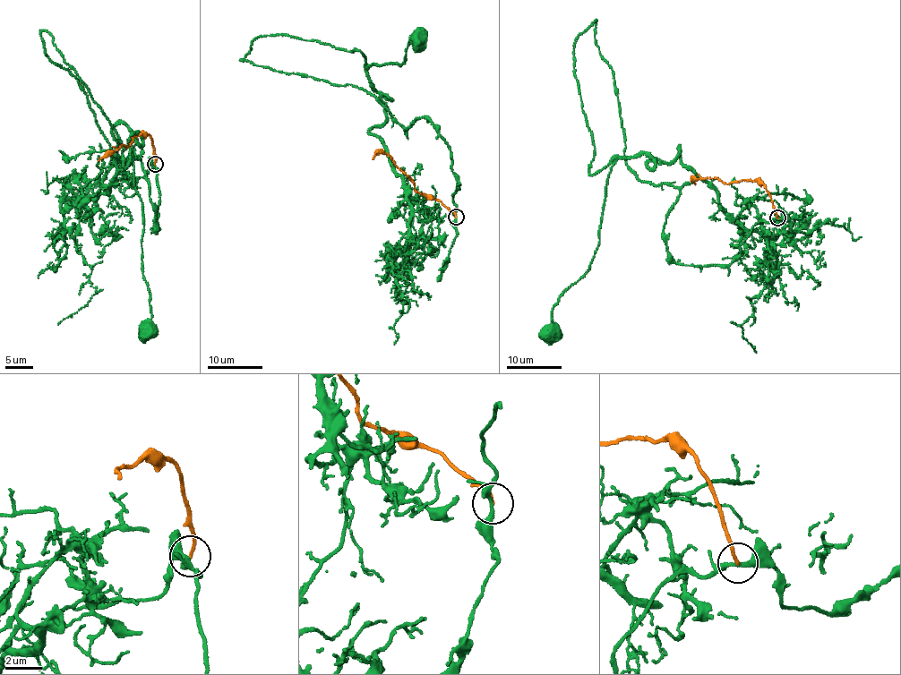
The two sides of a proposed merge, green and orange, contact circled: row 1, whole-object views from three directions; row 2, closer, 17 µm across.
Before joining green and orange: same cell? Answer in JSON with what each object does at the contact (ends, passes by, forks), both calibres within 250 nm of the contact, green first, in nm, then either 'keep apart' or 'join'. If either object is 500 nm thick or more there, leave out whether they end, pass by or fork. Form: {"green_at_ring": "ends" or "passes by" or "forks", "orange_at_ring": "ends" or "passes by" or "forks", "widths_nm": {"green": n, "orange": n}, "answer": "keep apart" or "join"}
{"green_at_ring": "passes by", "orange_at_ring": "ends", "widths_nm": {"green": 240, "orange": 170}, "answer": "keep apart"}

